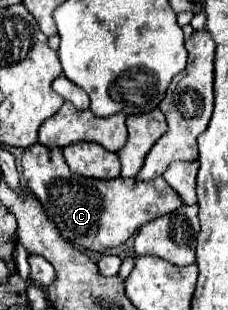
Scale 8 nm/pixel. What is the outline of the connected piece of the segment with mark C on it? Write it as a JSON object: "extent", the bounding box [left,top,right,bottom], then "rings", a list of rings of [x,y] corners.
{"extent":[21,143,183,253],"rings":[[[39,143],[23,151],[21,175],[25,187],[37,195],[37,199],[41,201],[47,215],[55,221],[61,235],[73,241],[75,245],[97,253],[119,247],[143,223],[167,215],[183,205],[179,195],[165,183],[163,177],[151,181],[141,181],[137,177],[117,177],[111,181],[85,179],[71,173],[59,147],[45,147]]]}

